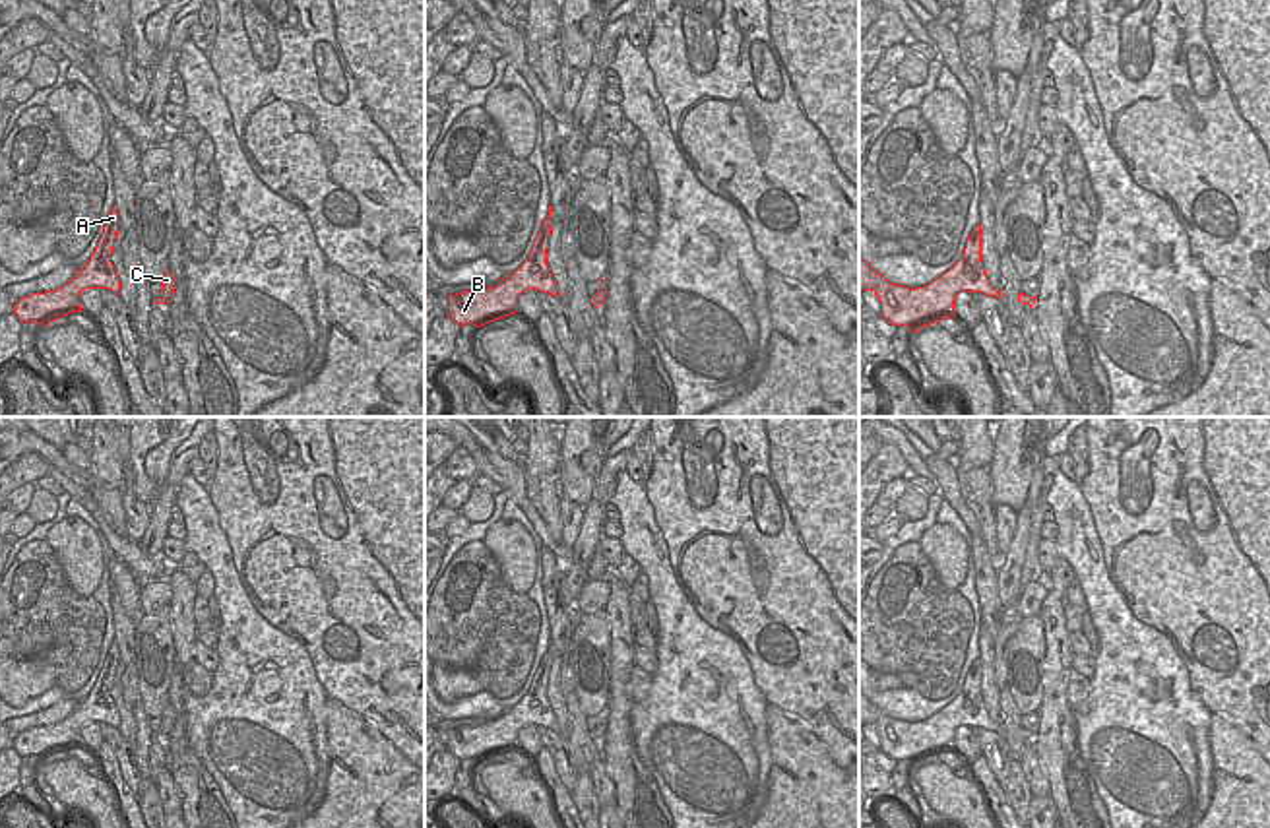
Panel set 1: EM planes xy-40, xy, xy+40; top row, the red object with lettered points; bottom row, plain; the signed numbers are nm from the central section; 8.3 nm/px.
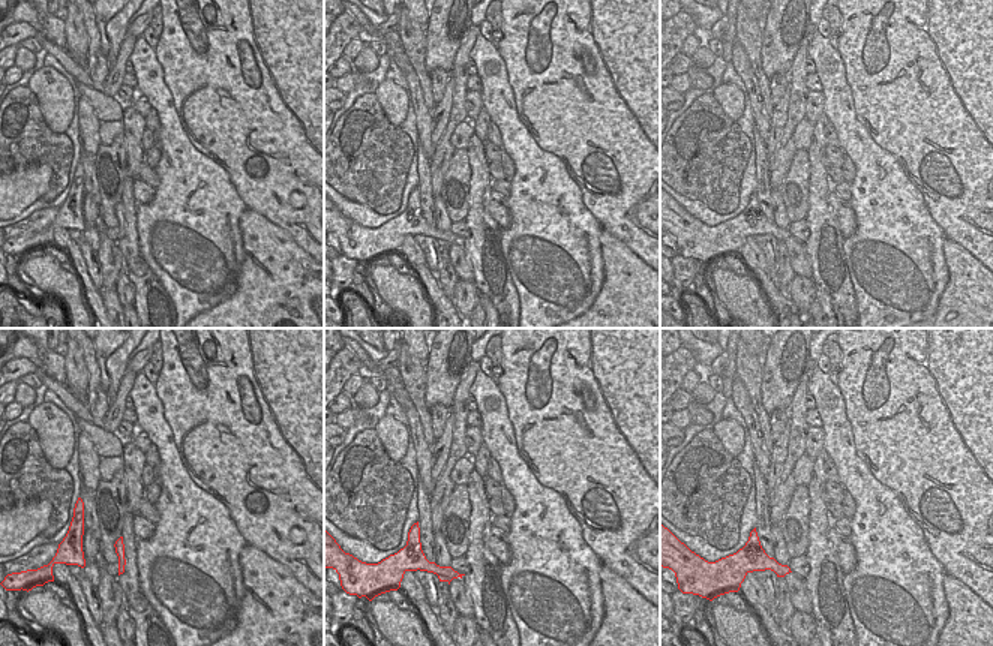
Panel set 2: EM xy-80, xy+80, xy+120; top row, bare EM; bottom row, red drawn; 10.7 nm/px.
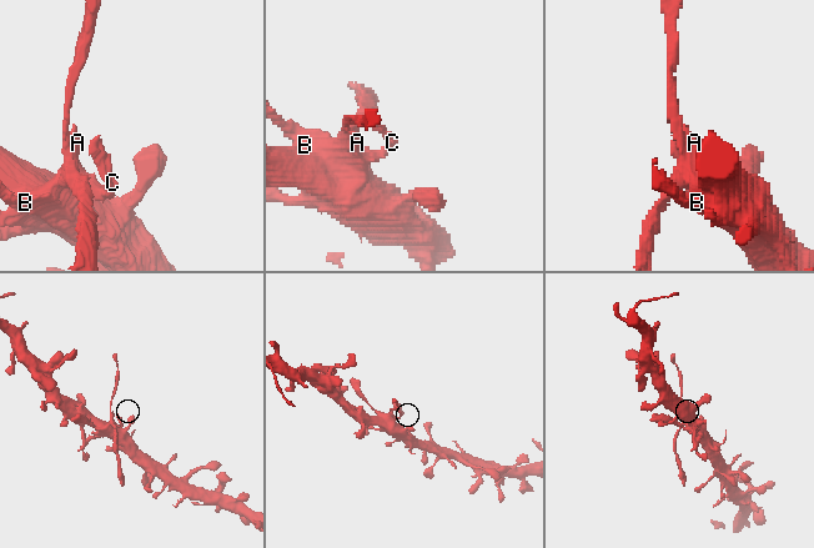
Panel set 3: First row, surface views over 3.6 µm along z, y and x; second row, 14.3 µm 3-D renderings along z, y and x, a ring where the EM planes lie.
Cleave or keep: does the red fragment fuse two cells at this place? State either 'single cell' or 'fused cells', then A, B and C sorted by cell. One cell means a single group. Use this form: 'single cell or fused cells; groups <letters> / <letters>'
fused cells; groups A / B C

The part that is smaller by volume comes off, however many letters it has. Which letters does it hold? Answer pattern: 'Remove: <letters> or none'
Remove: A

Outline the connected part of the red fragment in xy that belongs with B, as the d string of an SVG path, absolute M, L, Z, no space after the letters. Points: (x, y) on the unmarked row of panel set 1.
M525 692L516 706L492 721L446 731L446 750L460 760L473 758L481 762L498 752L516 748L518 731L527 723L558 731L549 700L545 698L537 704L531 700L531 694Z

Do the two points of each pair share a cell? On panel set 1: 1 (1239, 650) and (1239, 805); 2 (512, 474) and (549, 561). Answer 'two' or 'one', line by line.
1: two
2: two

